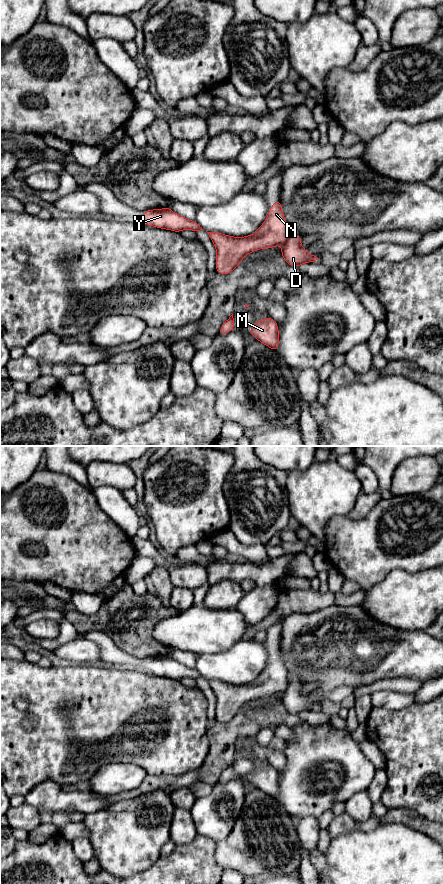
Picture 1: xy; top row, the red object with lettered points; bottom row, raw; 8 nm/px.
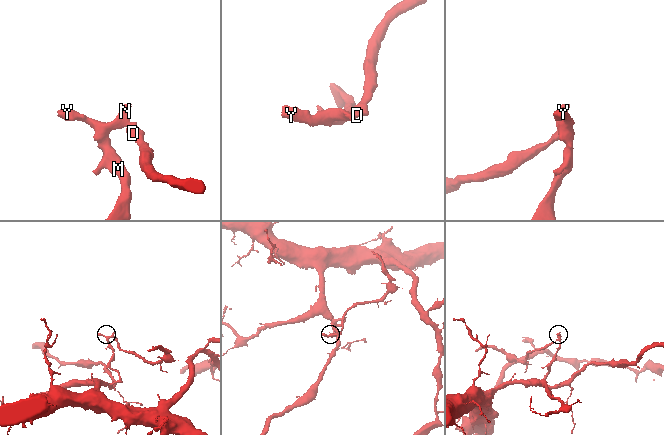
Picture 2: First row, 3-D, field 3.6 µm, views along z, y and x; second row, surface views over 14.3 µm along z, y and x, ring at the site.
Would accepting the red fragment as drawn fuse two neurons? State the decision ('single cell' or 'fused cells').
fused cells

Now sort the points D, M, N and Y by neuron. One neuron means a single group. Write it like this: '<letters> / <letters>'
D / M N Y

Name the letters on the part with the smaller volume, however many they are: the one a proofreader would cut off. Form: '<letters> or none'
D

